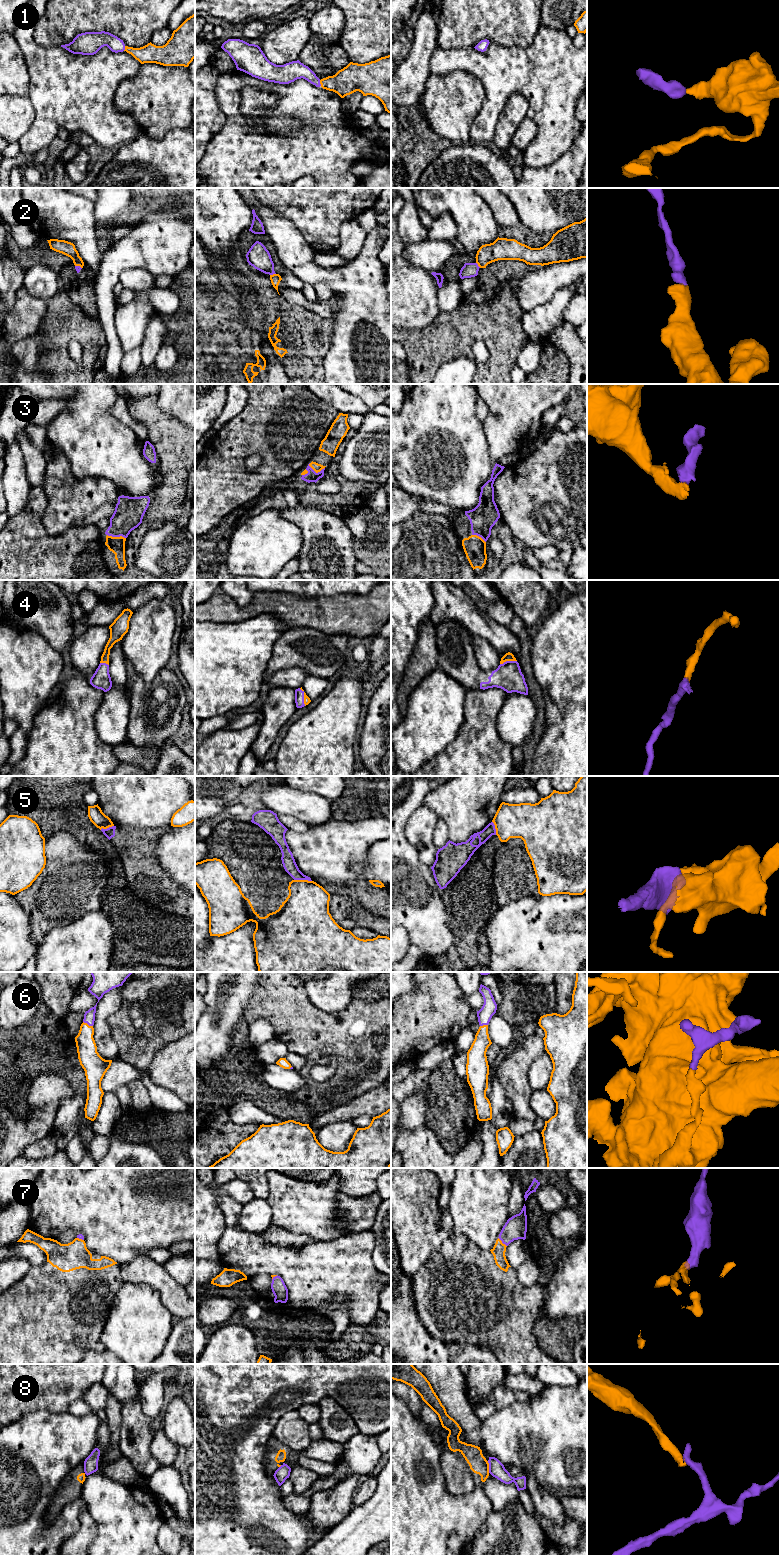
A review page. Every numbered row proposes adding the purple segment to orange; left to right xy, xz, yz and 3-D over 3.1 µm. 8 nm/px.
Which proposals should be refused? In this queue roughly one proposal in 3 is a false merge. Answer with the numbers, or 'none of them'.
5, 8

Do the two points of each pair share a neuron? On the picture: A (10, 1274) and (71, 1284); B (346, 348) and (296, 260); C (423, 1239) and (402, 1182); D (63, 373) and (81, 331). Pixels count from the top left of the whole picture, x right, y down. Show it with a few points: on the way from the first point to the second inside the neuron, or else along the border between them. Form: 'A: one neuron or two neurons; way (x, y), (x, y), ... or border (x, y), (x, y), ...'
A: two neurons; border (32, 1266), (10, 1287)
B: one neuron; way (348, 321), (348, 292), (333, 277), (323, 275)
C: one neuron; way (419, 1225), (406, 1196)
D: one neuron; way (62, 361), (62, 342), (69, 335)

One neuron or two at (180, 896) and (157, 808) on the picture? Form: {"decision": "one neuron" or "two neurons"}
{"decision": "two neurons"}

